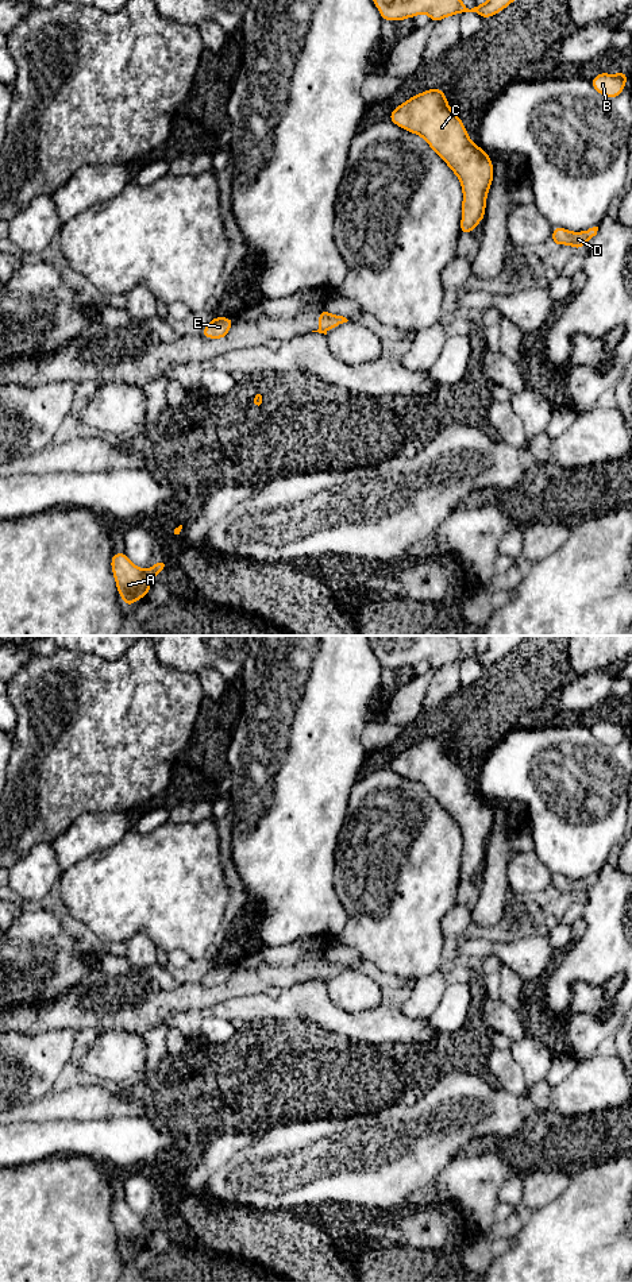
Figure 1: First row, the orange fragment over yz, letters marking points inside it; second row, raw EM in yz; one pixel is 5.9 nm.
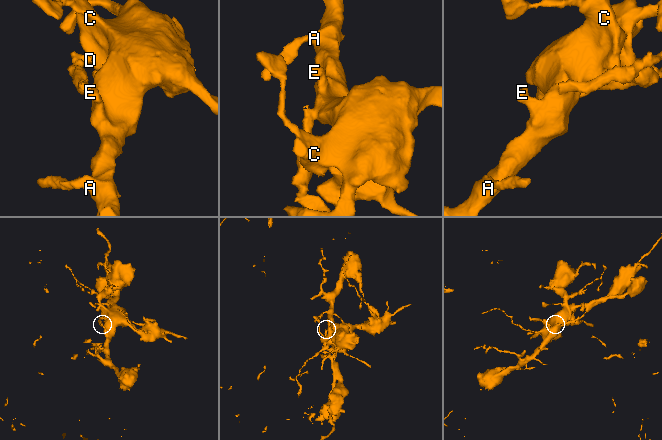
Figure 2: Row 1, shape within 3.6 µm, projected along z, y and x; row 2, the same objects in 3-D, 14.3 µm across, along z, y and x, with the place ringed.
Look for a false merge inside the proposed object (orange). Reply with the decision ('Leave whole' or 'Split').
Split

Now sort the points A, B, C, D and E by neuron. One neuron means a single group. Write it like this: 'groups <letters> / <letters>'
groups A B C E / D

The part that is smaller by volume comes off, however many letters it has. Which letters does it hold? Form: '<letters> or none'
D

